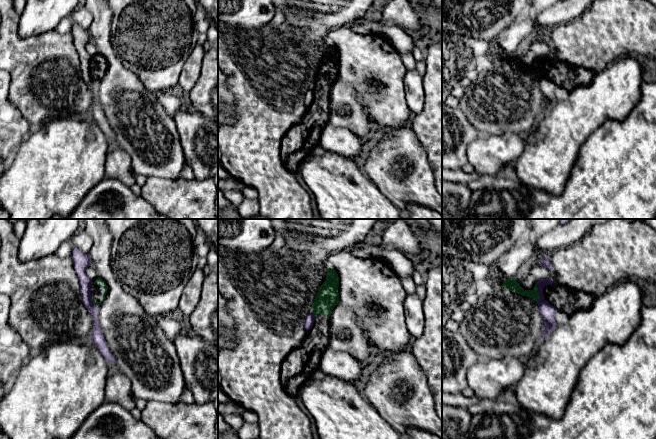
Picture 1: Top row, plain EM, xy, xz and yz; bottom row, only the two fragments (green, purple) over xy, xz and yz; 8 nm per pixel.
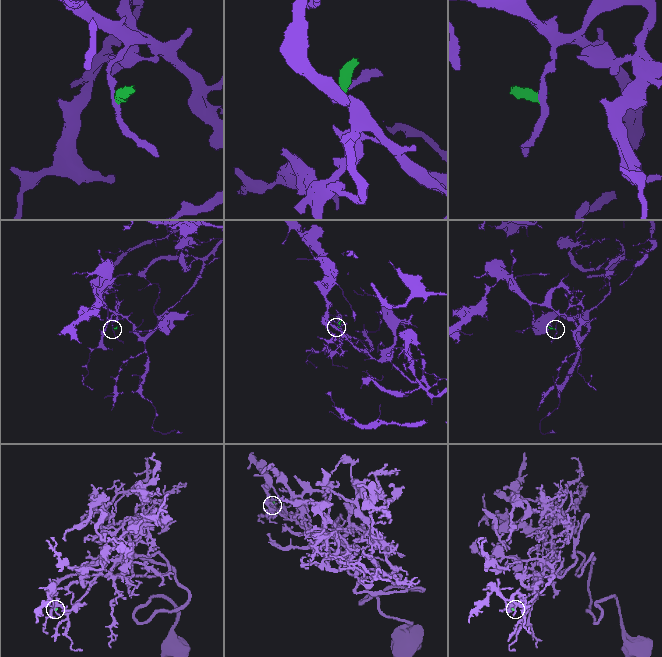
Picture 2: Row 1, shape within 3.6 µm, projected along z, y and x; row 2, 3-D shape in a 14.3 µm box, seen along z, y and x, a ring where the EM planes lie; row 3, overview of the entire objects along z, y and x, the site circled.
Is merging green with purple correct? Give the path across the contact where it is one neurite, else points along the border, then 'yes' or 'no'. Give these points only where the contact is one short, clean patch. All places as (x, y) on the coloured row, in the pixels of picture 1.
border yz (536, 284), (539, 294), (537, 301); no

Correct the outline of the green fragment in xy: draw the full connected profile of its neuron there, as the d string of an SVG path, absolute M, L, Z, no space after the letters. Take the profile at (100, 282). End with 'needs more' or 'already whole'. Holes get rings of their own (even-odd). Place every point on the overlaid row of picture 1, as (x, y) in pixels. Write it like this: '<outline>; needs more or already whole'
M100 277L92 281L91 285L91 301L95 306L99 306L105 299L108 287Z; needs more

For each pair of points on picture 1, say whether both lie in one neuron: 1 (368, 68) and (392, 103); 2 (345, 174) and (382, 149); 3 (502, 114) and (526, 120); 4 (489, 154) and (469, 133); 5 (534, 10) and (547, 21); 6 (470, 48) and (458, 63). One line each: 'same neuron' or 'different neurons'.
1: same neuron
2: different neurons
3: same neuron
4: different neurons
5: different neurons
6: same neuron

